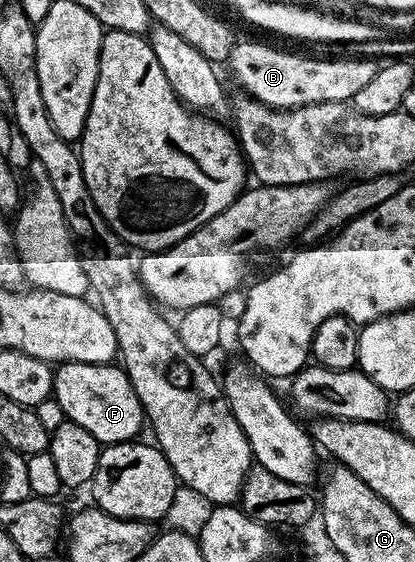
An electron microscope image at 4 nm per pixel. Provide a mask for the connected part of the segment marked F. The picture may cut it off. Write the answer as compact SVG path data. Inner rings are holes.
M66 361L56 366L53 374L53 392L51 397L58 401L64 416L79 423L79 427L91 431L102 446L118 445L134 440L137 433L146 424L145 409L131 387L131 379L124 368L116 364L92 365L78 361Z

